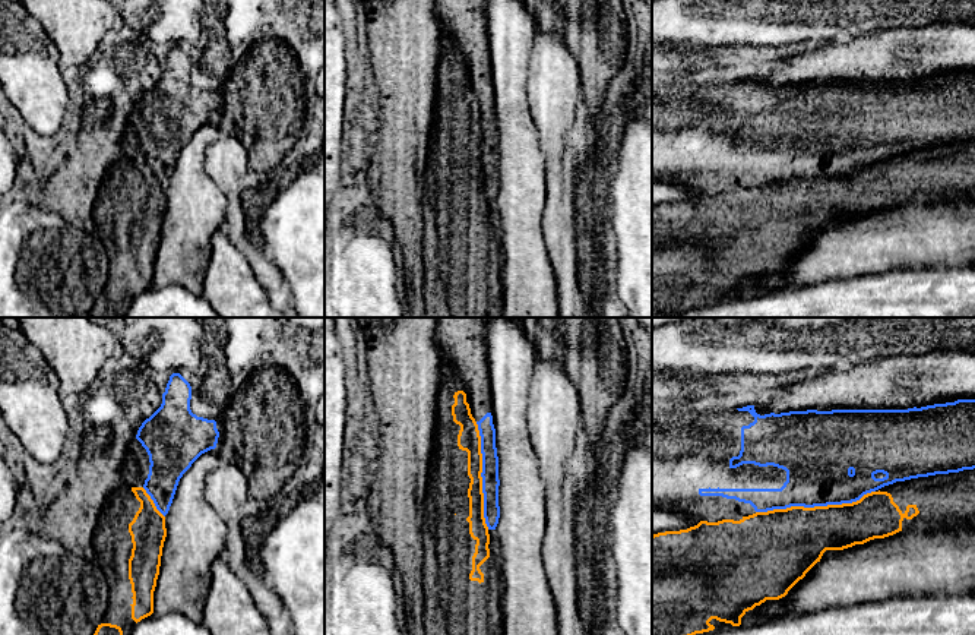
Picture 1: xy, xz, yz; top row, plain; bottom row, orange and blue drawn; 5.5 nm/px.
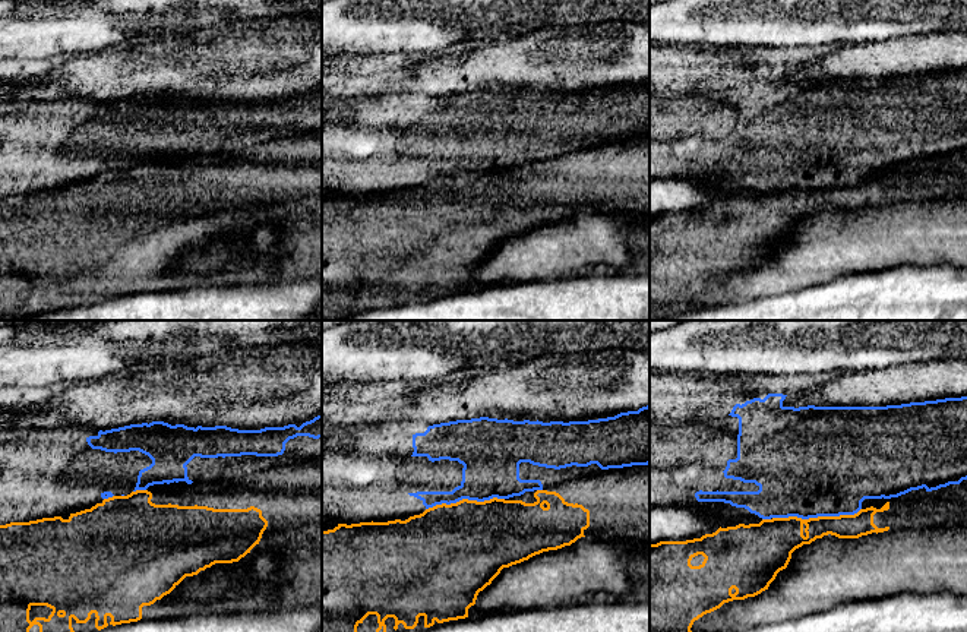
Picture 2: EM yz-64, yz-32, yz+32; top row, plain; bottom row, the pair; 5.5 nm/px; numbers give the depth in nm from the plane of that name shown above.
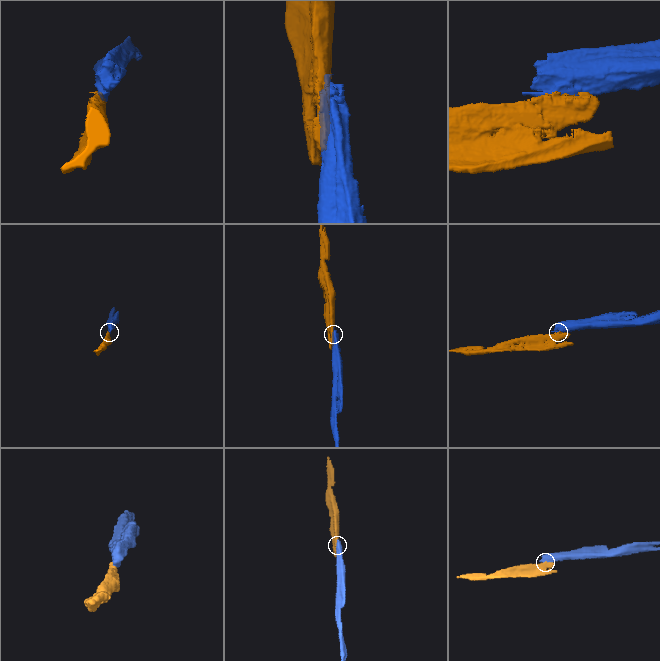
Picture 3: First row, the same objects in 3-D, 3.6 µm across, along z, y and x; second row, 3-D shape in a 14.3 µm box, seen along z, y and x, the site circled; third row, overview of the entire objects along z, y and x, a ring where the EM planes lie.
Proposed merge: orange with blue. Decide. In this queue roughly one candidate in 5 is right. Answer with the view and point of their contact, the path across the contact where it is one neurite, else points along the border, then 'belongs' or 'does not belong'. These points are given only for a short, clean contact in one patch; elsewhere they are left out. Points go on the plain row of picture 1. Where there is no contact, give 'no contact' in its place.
contact yz (814, 179); does not belong

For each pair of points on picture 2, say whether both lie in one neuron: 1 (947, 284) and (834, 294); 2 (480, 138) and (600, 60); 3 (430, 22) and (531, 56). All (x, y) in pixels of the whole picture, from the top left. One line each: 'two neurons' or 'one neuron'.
1: one neuron
2: two neurons
3: two neurons

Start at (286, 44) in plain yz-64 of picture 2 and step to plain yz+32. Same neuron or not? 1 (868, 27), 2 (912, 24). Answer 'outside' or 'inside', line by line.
1: outside
2: outside

